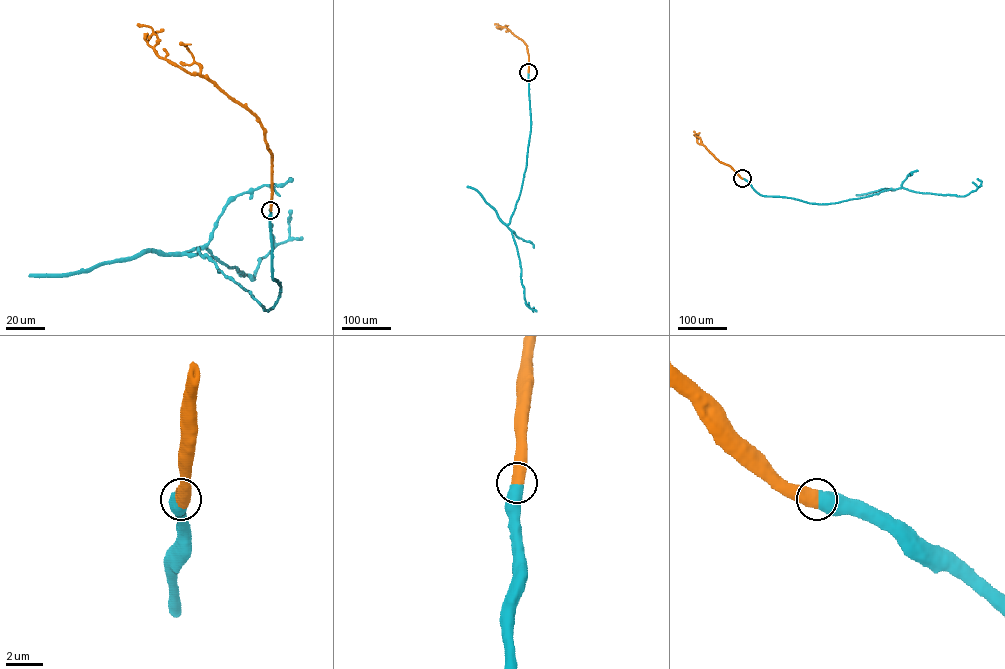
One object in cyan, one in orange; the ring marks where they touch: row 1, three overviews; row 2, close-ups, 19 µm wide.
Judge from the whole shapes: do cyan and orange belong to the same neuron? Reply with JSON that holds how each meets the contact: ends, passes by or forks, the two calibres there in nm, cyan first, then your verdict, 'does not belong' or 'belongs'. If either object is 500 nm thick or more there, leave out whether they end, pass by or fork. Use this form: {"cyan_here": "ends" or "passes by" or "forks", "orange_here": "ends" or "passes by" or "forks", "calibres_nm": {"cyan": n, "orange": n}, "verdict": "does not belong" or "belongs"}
{"calibres_nm": {"cyan": 700, "orange": 650}, "verdict": "belongs"}

